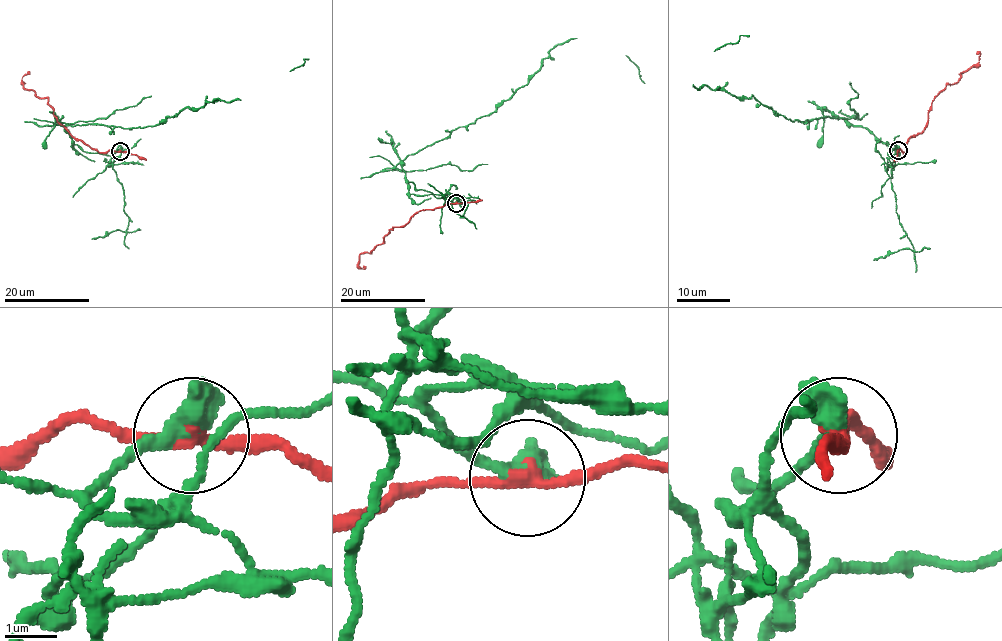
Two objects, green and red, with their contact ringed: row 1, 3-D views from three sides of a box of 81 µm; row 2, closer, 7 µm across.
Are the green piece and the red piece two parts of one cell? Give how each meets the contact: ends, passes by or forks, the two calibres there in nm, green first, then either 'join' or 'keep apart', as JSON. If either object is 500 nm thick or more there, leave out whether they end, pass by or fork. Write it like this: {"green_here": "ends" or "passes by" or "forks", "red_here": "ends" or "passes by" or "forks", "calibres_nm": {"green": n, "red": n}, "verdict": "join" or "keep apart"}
{"calibres_nm": {"green": 550, "red": 240}, "verdict": "keep apart"}

